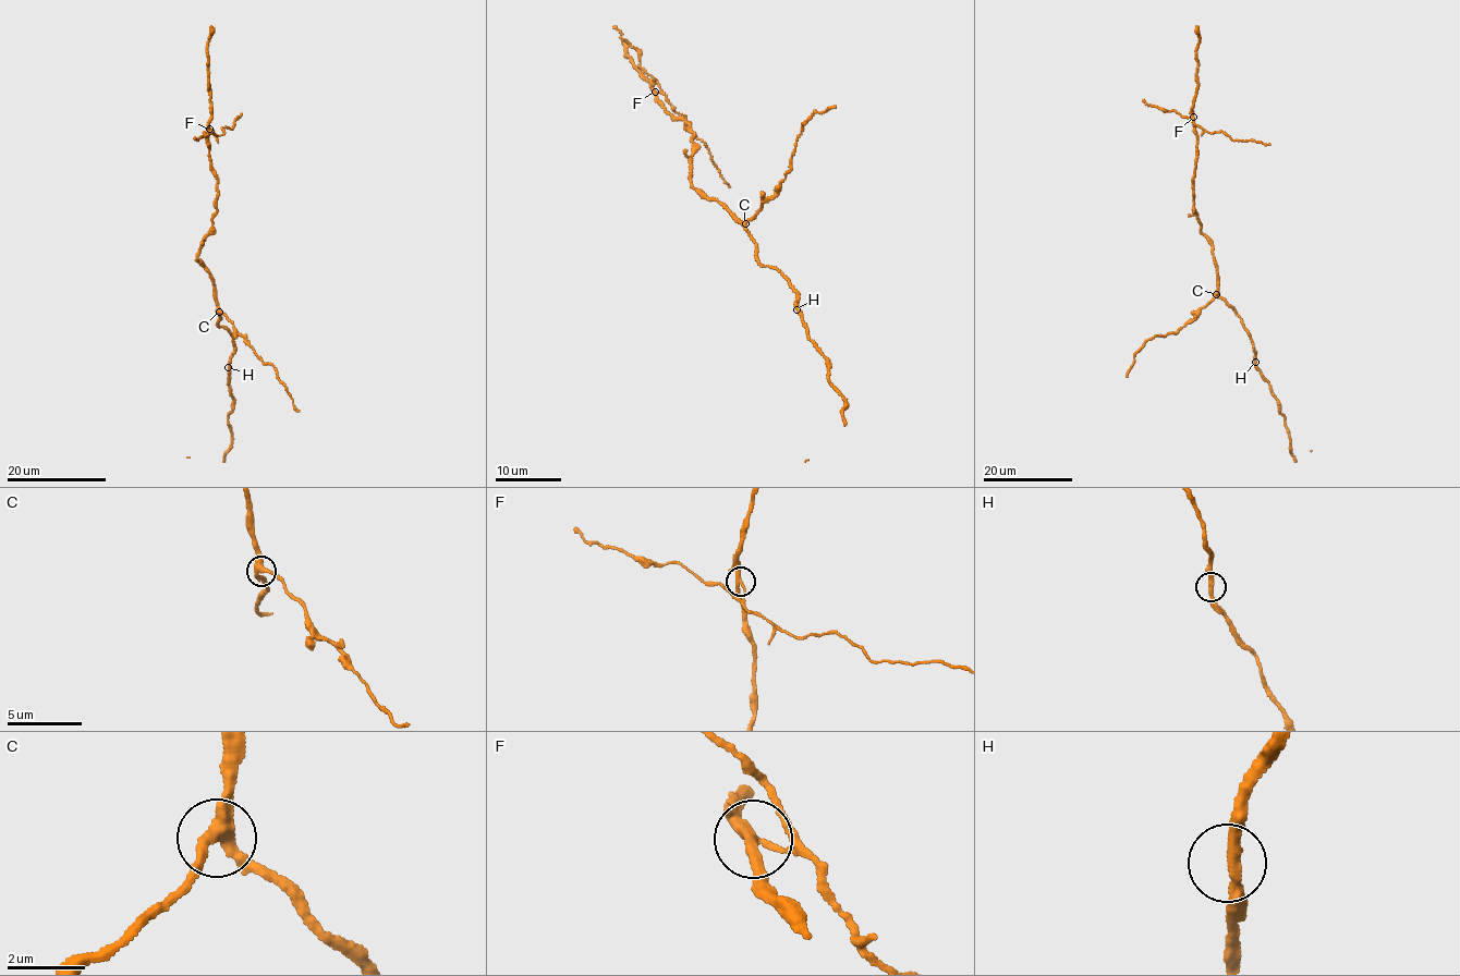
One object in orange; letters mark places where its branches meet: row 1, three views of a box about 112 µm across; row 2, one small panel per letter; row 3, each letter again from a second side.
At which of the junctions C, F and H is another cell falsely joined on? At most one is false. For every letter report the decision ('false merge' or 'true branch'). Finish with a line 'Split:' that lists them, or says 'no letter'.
C: true branch
F: false merge
H: true branch
Split: F

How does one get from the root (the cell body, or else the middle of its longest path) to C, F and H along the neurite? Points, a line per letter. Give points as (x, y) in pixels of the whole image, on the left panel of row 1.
C: (214, 281), (219, 312)
F: (214, 281), (196, 260), (217, 211), (217, 175), (209, 154), (208, 127)
H: (214, 281), (217, 313), (220, 315), (218, 325), (228, 330), (233, 340), (233, 353), (228, 367)

